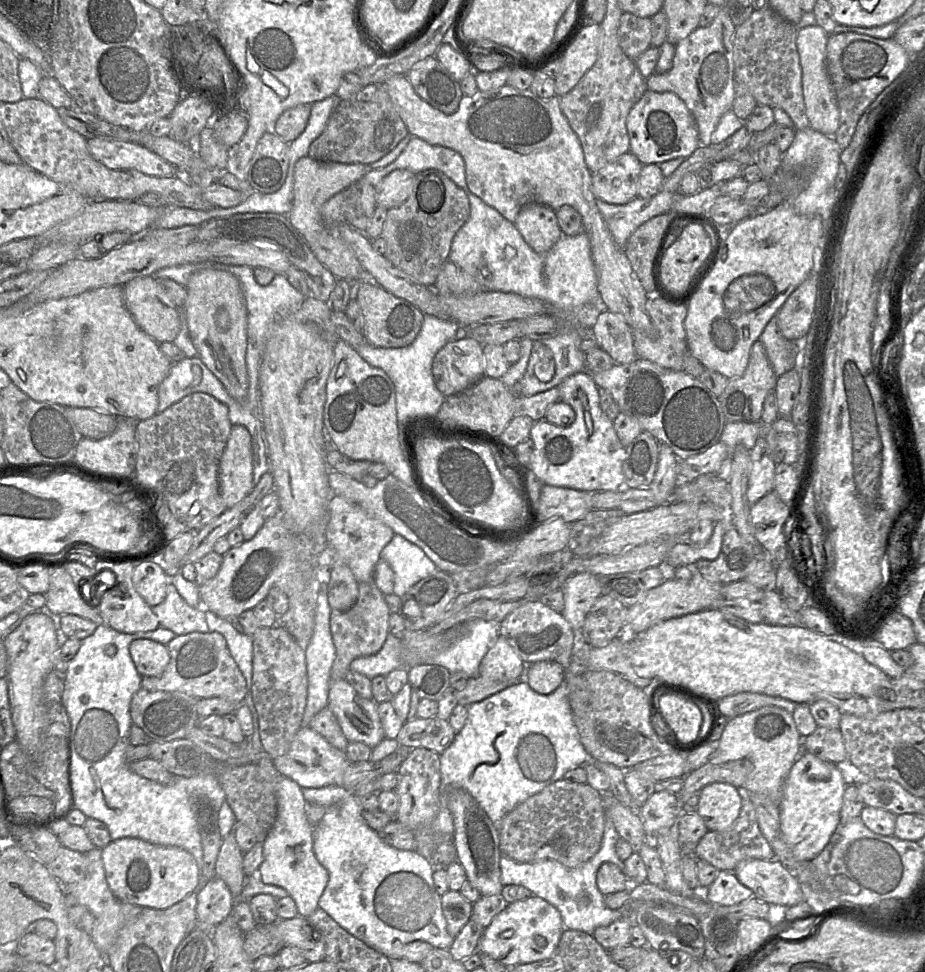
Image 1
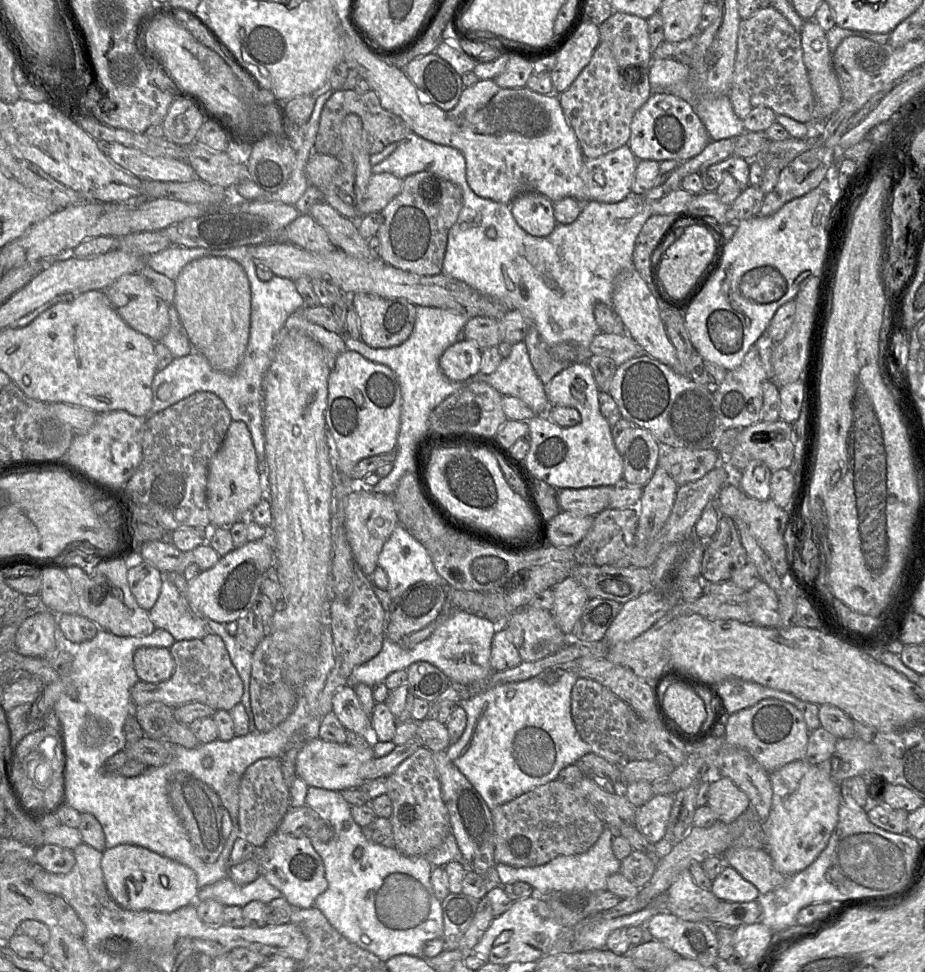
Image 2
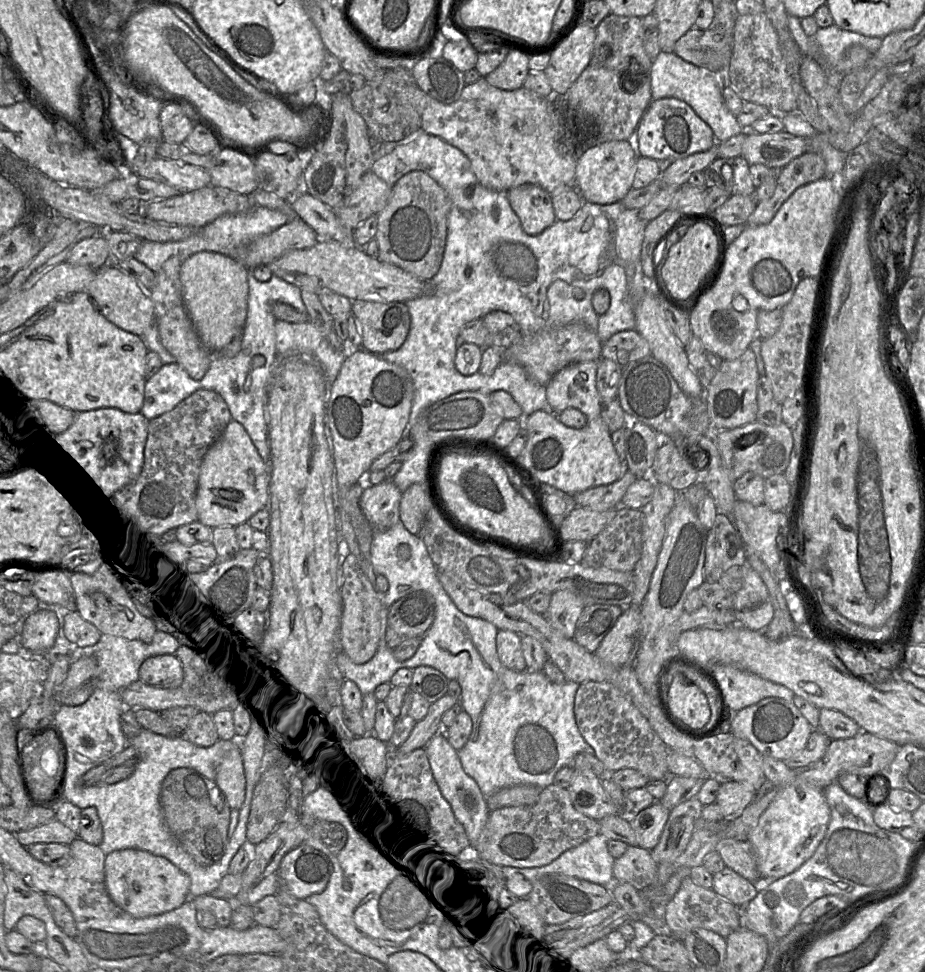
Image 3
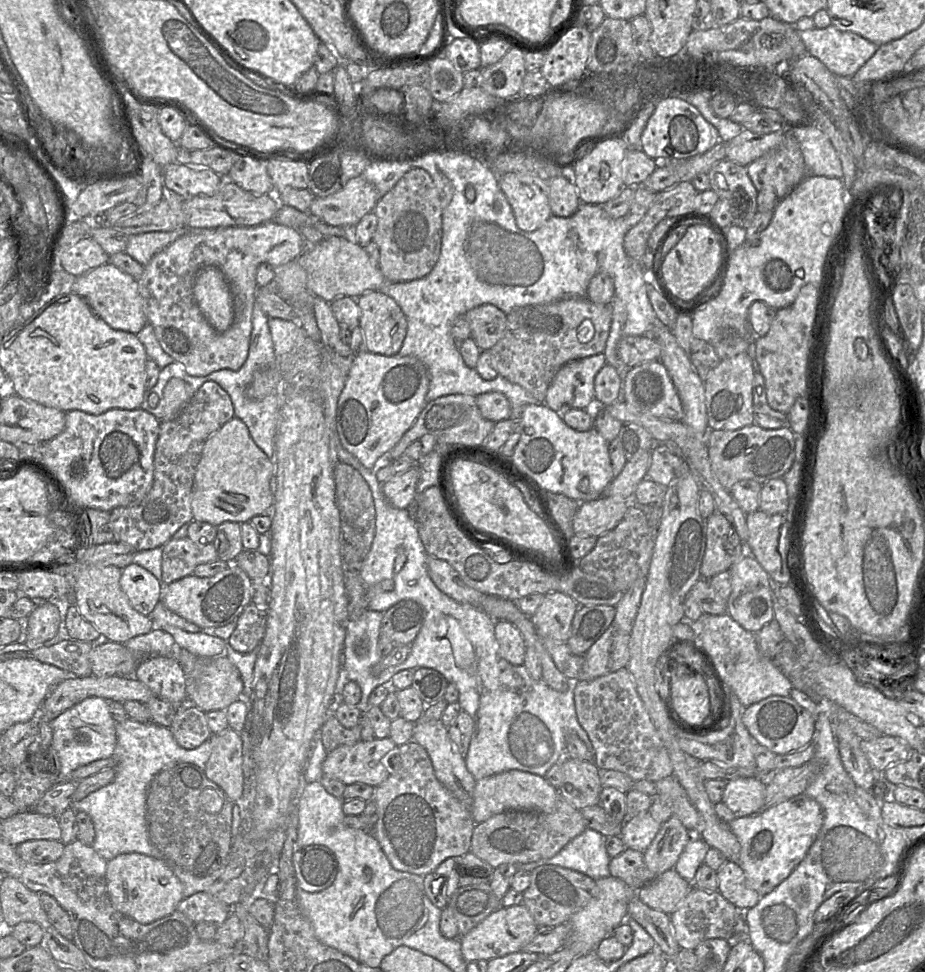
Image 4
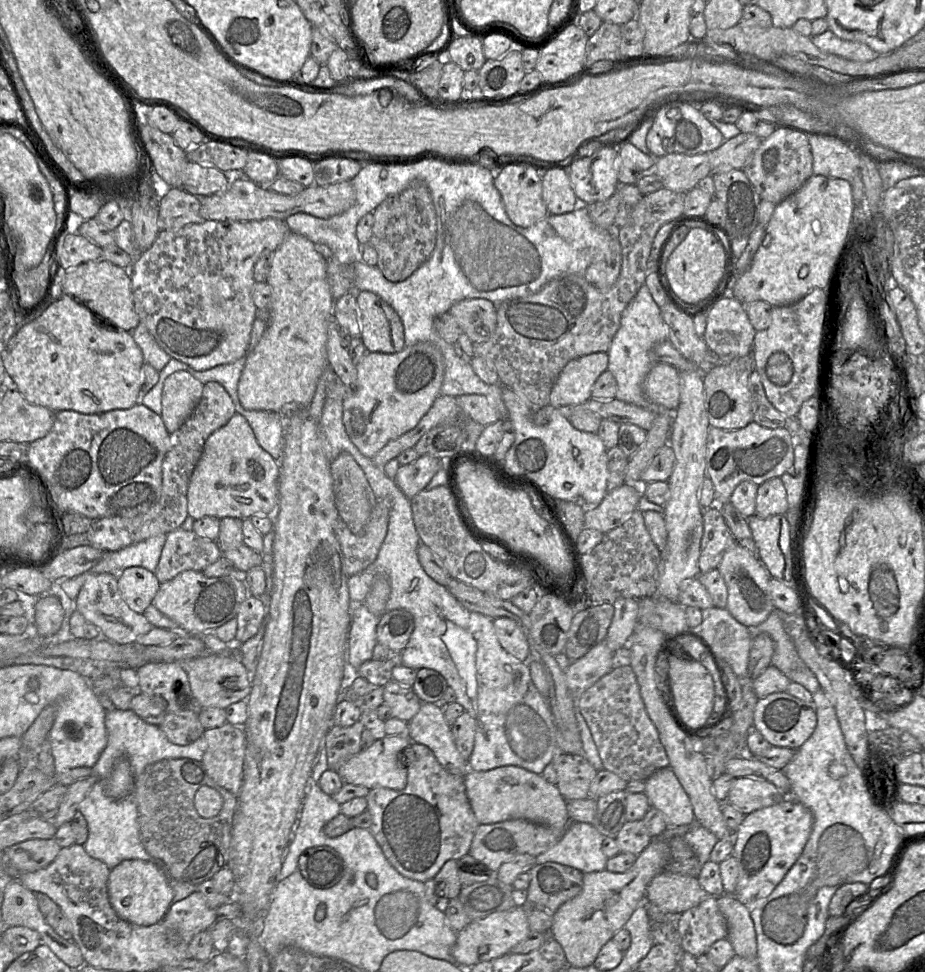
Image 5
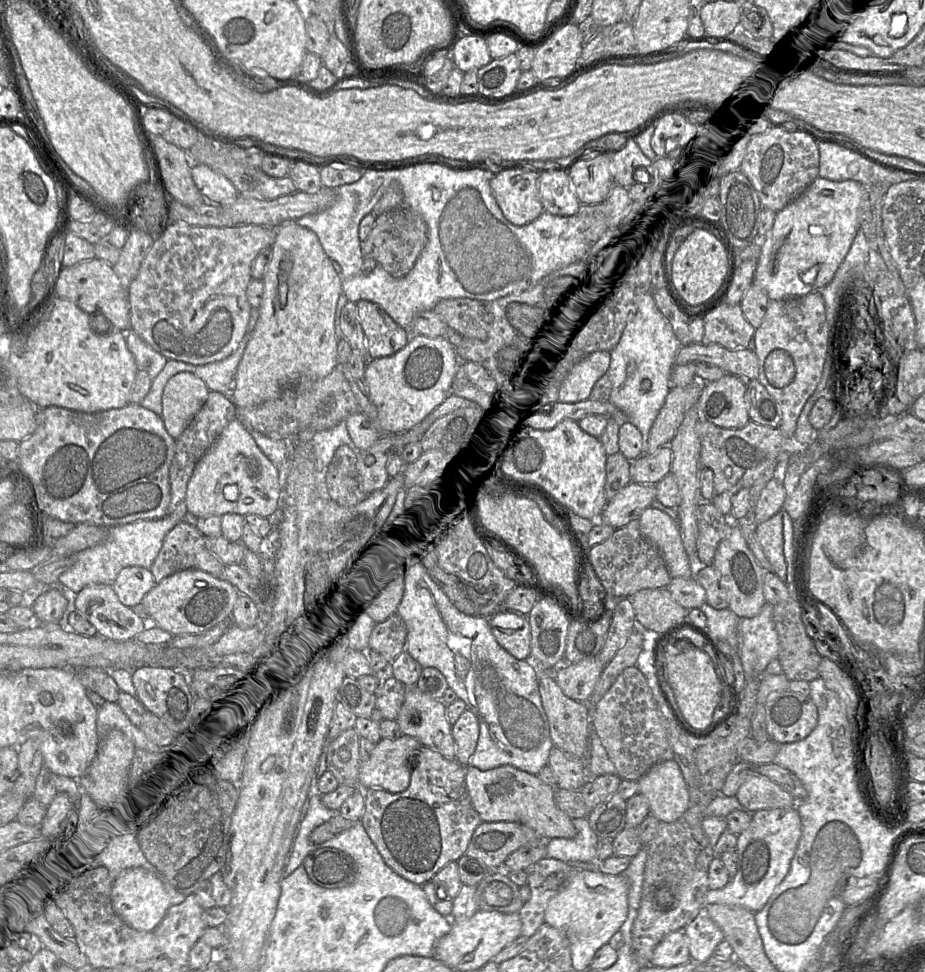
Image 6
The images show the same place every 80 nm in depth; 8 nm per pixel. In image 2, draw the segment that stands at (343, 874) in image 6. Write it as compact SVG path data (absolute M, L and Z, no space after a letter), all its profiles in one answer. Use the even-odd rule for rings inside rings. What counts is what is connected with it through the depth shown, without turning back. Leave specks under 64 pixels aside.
M274 831L262 845L265 856L261 861L261 875L276 887L286 900L299 908L310 908L318 895L328 886L325 866L308 837L295 837L280 831Z

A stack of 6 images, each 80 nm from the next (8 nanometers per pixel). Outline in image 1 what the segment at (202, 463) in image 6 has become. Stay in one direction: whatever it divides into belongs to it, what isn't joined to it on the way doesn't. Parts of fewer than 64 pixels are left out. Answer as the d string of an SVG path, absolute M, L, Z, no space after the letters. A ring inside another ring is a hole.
M242 425L231 427L219 463L219 485L227 509L244 499L254 487L252 440Z

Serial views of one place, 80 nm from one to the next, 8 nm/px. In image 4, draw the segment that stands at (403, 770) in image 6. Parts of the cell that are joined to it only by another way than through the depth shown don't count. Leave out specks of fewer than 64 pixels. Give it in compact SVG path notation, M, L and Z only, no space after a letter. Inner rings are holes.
M390 737L340 746L327 753L322 764L323 774L346 786L365 783L377 787L388 776L382 758L395 747Z

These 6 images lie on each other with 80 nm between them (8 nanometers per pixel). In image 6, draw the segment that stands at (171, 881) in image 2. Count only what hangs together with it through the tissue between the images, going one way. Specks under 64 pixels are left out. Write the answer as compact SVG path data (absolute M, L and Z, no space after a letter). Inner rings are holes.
M142 867L121 870L110 877L109 896L114 912L138 931L154 931L172 905L159 875Z

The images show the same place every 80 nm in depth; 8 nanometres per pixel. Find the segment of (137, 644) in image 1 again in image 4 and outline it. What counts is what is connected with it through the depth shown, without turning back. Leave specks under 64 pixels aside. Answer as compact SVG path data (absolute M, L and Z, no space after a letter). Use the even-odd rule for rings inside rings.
M166 655L148 657L137 666L134 677L150 688L156 697L176 706L188 704L183 668L176 659Z

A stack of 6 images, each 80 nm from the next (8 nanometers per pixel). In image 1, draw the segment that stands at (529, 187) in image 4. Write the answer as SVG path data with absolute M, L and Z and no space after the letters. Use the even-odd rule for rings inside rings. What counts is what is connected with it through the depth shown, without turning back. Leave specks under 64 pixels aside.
M528 203L522 207L515 226L525 242L537 253L547 252L563 235L556 211L539 203Z

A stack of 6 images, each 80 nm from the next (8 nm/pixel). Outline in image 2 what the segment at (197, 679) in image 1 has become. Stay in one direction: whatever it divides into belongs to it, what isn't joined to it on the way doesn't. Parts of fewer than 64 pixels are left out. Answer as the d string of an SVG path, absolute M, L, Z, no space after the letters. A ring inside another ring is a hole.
M210 633L201 639L175 641L169 648L175 662L172 676L160 683L138 681L131 690L135 706L161 702L170 707L199 702L216 710L230 711L241 702L243 682L233 666L226 646L216 634Z

